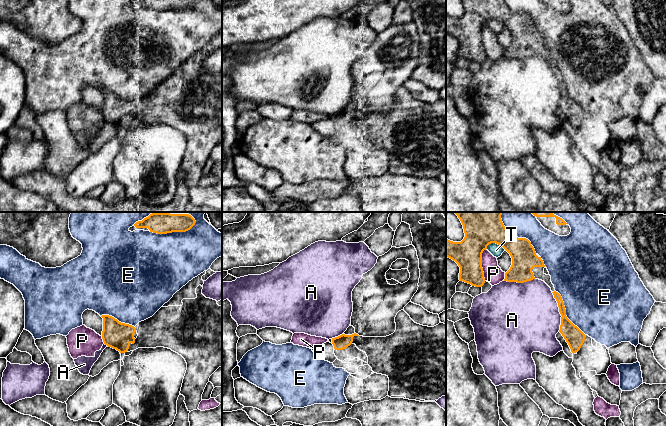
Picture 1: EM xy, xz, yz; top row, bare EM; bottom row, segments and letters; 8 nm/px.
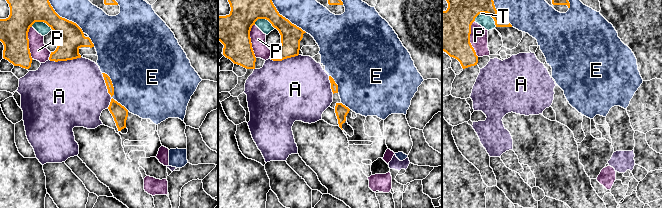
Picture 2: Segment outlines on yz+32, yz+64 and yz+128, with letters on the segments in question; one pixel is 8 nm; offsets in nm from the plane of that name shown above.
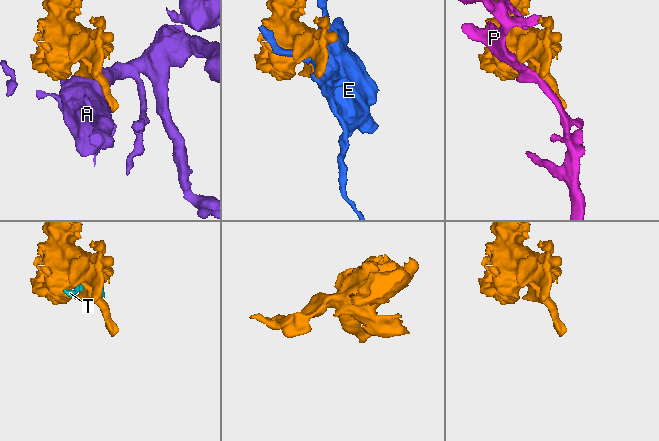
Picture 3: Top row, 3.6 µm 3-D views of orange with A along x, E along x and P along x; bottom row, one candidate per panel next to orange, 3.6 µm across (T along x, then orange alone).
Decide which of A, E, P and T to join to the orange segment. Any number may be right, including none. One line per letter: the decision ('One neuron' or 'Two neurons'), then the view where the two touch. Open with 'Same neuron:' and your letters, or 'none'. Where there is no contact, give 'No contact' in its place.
Same neuron: none
A: Two neurons. Touches orange in yz
E: Two neurons. Touches orange in yz
P: Two neurons. Touches orange in yz
T: Two neurons. Touches orange in yz

